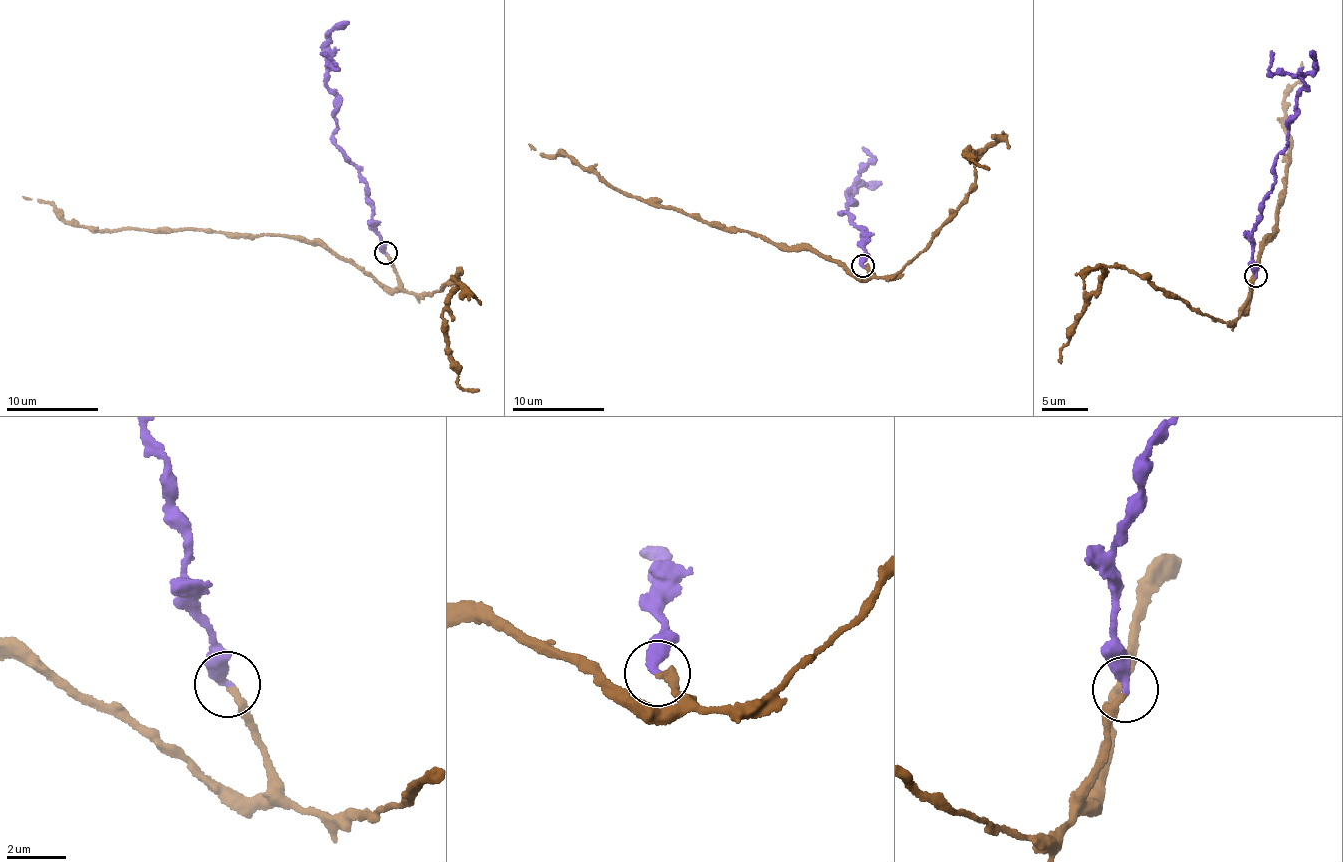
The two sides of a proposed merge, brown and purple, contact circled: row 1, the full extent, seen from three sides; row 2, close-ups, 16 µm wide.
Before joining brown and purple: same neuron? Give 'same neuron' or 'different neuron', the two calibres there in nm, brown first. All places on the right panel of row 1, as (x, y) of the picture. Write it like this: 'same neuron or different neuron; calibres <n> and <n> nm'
same neuron; calibres 280 and 400 nm

